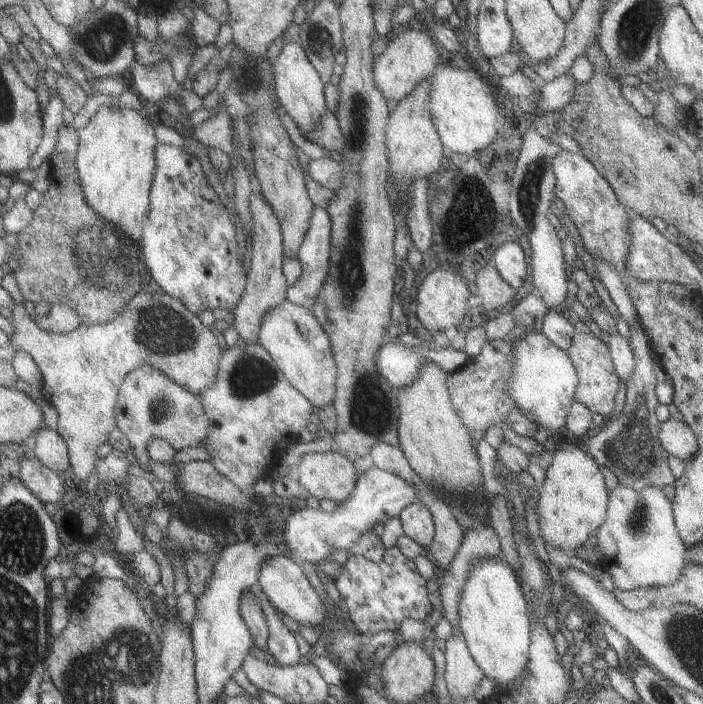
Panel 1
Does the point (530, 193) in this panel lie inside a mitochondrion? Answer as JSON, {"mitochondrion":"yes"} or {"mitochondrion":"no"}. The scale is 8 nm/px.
{"mitochondrion":"yes"}

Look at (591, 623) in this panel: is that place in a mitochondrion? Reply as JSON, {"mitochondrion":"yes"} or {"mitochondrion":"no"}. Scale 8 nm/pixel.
{"mitochondrion":"no"}

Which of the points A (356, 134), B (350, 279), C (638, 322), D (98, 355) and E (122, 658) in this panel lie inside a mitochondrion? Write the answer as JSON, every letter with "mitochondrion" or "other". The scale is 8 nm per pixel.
{"A":"mitochondrion","B":"mitochondrion","C":"other","D":"other","E":"mitochondrion"}

